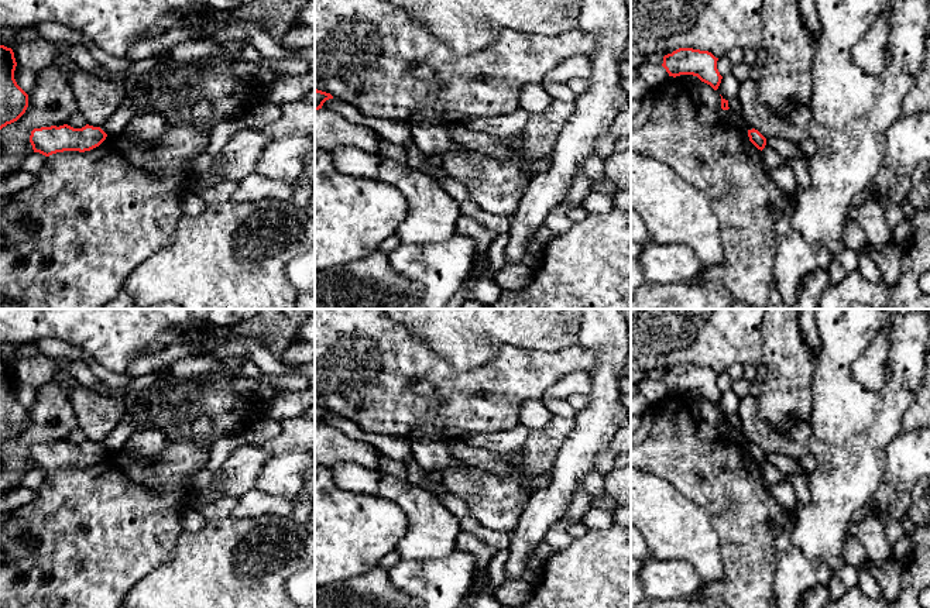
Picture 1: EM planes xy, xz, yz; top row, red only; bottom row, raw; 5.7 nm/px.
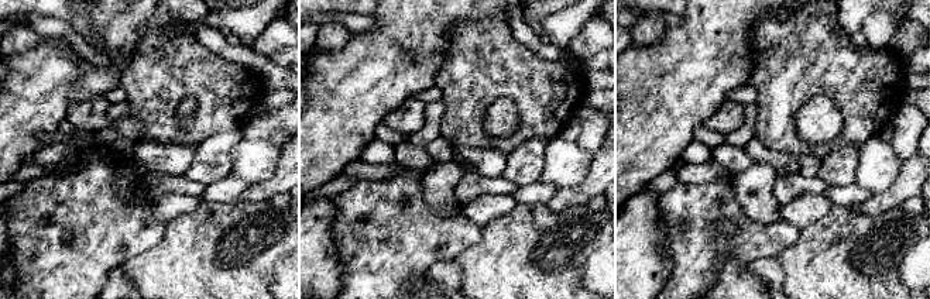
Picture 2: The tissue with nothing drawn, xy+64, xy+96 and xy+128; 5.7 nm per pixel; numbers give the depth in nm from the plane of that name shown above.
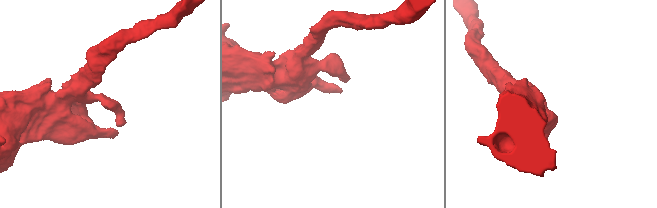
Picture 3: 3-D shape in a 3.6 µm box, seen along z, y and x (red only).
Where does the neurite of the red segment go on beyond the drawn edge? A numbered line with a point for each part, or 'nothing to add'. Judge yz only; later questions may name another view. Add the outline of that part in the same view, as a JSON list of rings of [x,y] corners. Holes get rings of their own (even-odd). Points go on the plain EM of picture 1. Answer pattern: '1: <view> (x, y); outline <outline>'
nothing to add

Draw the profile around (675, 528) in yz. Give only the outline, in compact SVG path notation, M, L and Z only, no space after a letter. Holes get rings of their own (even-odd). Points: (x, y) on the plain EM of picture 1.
M631 466L631 526L636 528L658 560L686 560L703 583L724 578L720 537L703 506L683 495L668 480Z

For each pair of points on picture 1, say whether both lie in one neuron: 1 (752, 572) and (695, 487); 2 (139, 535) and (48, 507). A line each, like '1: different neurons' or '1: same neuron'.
1: same neuron
2: same neuron

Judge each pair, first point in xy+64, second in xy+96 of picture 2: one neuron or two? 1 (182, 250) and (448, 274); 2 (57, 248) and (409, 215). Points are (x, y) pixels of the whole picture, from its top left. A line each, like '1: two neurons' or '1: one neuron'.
1: two neurons
2: one neuron

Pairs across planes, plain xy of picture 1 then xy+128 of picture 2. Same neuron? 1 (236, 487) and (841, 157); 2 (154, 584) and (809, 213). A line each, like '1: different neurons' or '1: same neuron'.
1: same neuron
2: different neurons

